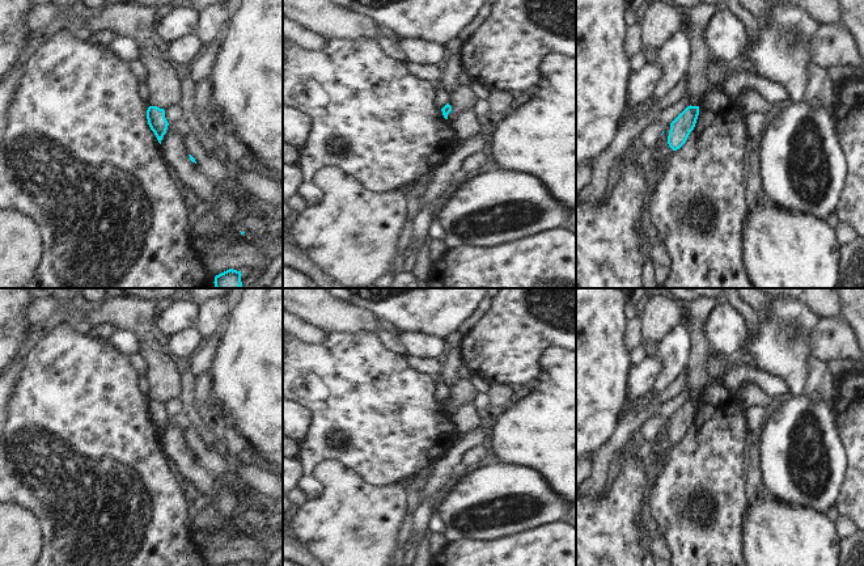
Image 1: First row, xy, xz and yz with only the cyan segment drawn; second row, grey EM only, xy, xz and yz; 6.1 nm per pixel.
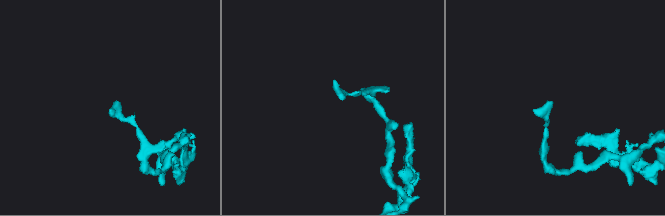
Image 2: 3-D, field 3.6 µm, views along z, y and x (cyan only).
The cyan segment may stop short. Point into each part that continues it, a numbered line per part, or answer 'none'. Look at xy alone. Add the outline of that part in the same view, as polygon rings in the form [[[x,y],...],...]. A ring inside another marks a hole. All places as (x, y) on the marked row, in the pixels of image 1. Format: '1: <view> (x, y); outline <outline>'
none

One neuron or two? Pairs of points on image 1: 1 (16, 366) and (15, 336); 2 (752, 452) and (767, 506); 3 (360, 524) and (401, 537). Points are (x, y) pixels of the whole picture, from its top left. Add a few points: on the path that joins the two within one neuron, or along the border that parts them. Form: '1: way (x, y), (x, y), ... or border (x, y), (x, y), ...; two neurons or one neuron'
1: border (24, 347), (13, 359); two neurons
2: border (750, 490), (771, 495); two neurons
3: border (406, 514), (397, 532), (394, 549); two neurons

